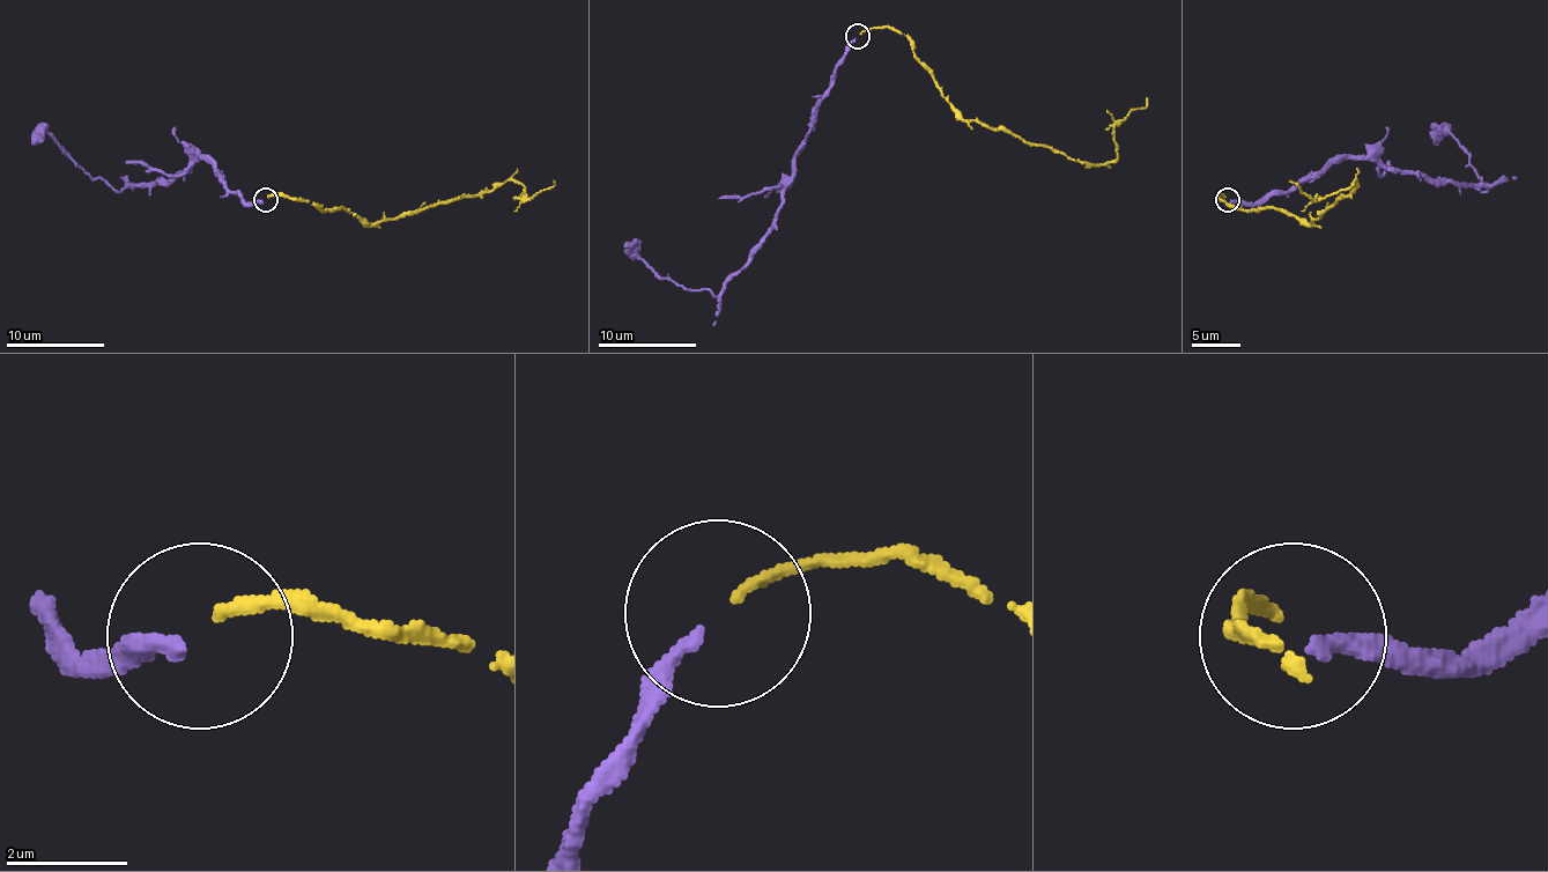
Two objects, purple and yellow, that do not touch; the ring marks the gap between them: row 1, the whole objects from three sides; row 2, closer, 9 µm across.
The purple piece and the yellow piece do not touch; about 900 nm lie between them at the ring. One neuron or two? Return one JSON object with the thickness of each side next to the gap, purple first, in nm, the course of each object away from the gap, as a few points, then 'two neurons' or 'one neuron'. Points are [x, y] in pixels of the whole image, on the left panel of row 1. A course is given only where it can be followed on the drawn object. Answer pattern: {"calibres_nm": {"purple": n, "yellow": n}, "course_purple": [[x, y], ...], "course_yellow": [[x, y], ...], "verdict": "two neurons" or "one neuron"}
{"calibres_nm": {"purple": 240, "yellow": 170}, "course_purple": [[264, 201], [234, 194], [205, 157], [172, 179], [115, 190], [93, 177], [49, 133], [31, 142]], "course_yellow": [[268, 197], [346, 209], [373, 223], [508, 179], [525, 187], [523, 199], [532, 199], [554, 179]], "verdict": "two neurons"}

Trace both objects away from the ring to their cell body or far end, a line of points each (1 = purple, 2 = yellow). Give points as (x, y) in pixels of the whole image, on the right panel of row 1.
1: (1229, 201), (1287, 194), (1343, 157), (1488, 190), (1449, 133), (1436, 142)
2: (1226, 197), (1219, 197), (1234, 209), (1282, 209), (1311, 223), (1355, 187), (1355, 179), (1309, 199), (1289, 179)

